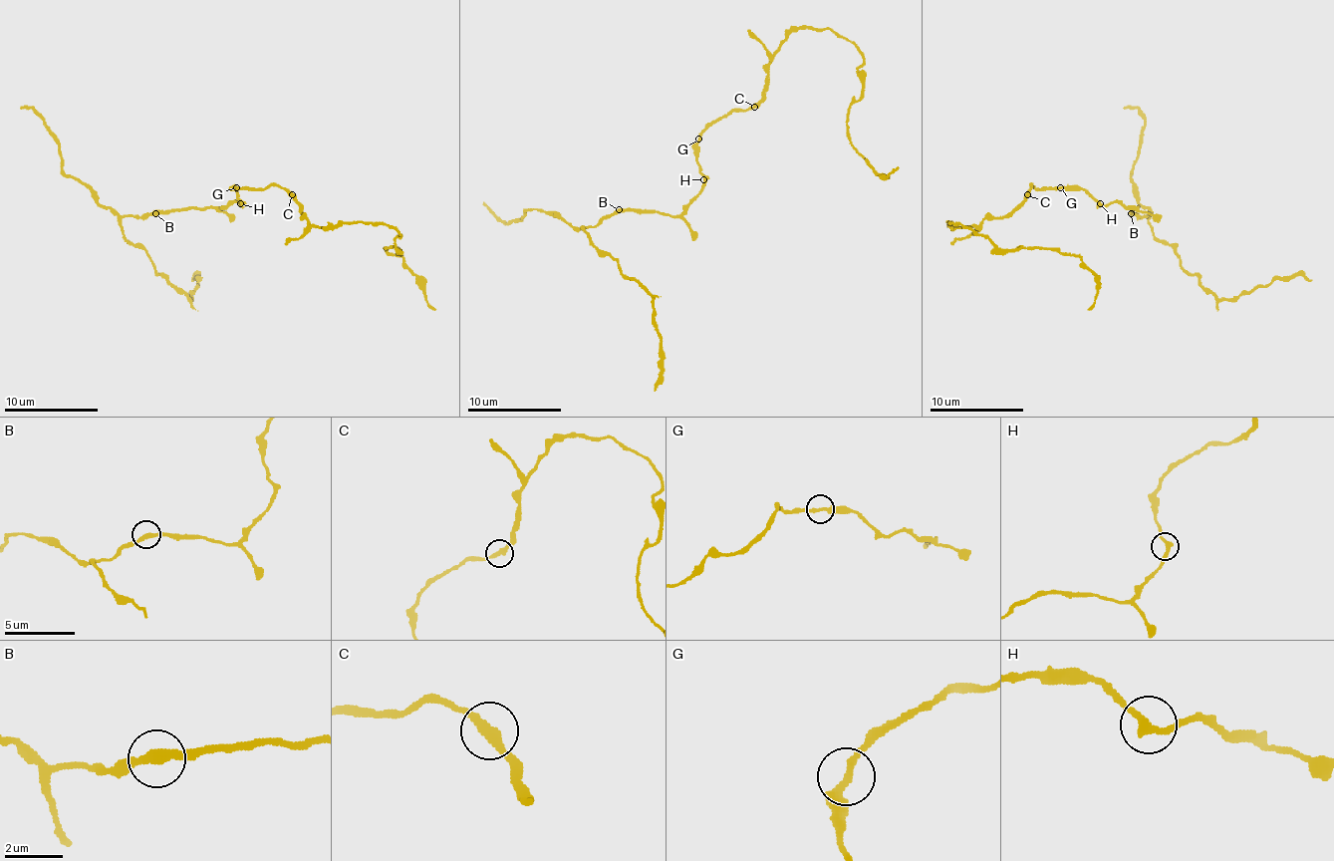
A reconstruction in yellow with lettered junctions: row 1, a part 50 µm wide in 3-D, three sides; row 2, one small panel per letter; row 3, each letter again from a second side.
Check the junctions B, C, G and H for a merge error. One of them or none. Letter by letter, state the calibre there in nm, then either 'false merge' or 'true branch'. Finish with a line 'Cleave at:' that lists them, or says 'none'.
B: calibre 320 nm; true branch
C: calibre 320 nm; true branch
G: calibre 240 nm; true branch
H: calibre 320 nm; true branch
Cleave at: none

